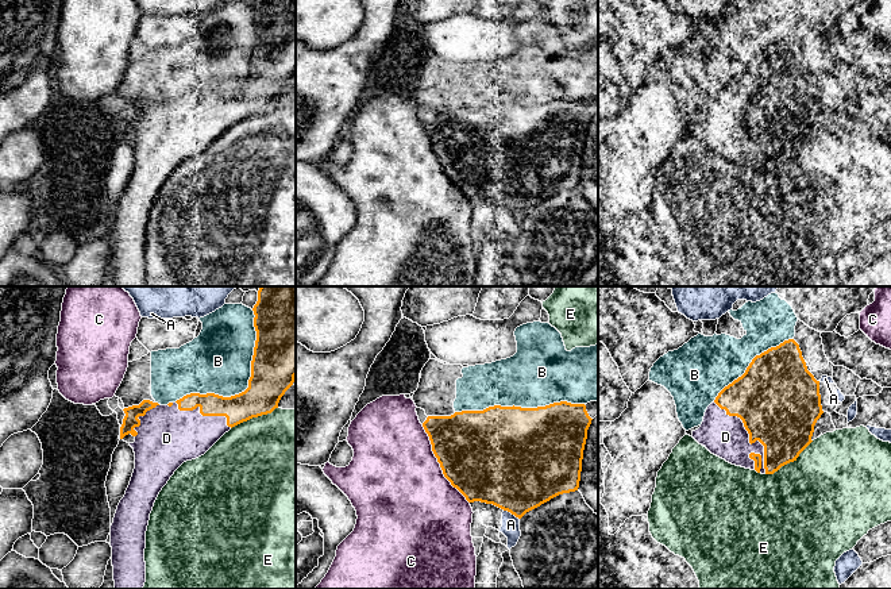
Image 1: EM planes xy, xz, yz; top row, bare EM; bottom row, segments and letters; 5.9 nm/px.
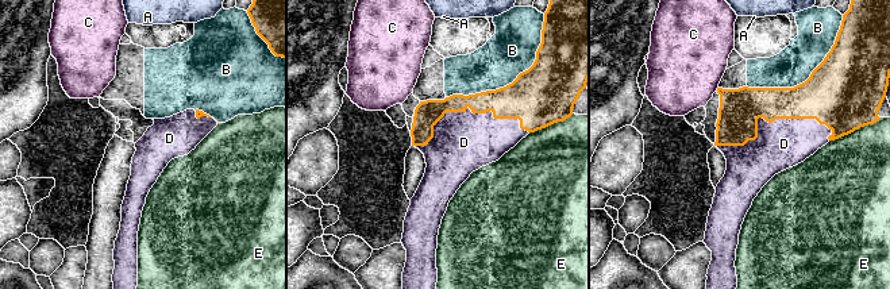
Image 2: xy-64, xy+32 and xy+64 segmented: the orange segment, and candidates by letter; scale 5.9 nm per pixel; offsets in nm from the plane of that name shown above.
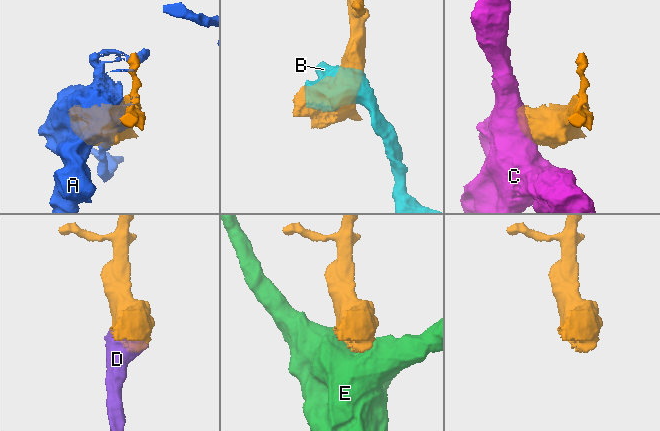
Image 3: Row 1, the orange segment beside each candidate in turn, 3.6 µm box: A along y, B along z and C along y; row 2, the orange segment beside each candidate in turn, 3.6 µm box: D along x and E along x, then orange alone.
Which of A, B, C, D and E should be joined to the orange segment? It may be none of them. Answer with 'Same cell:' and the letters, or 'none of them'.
Same cell: D

